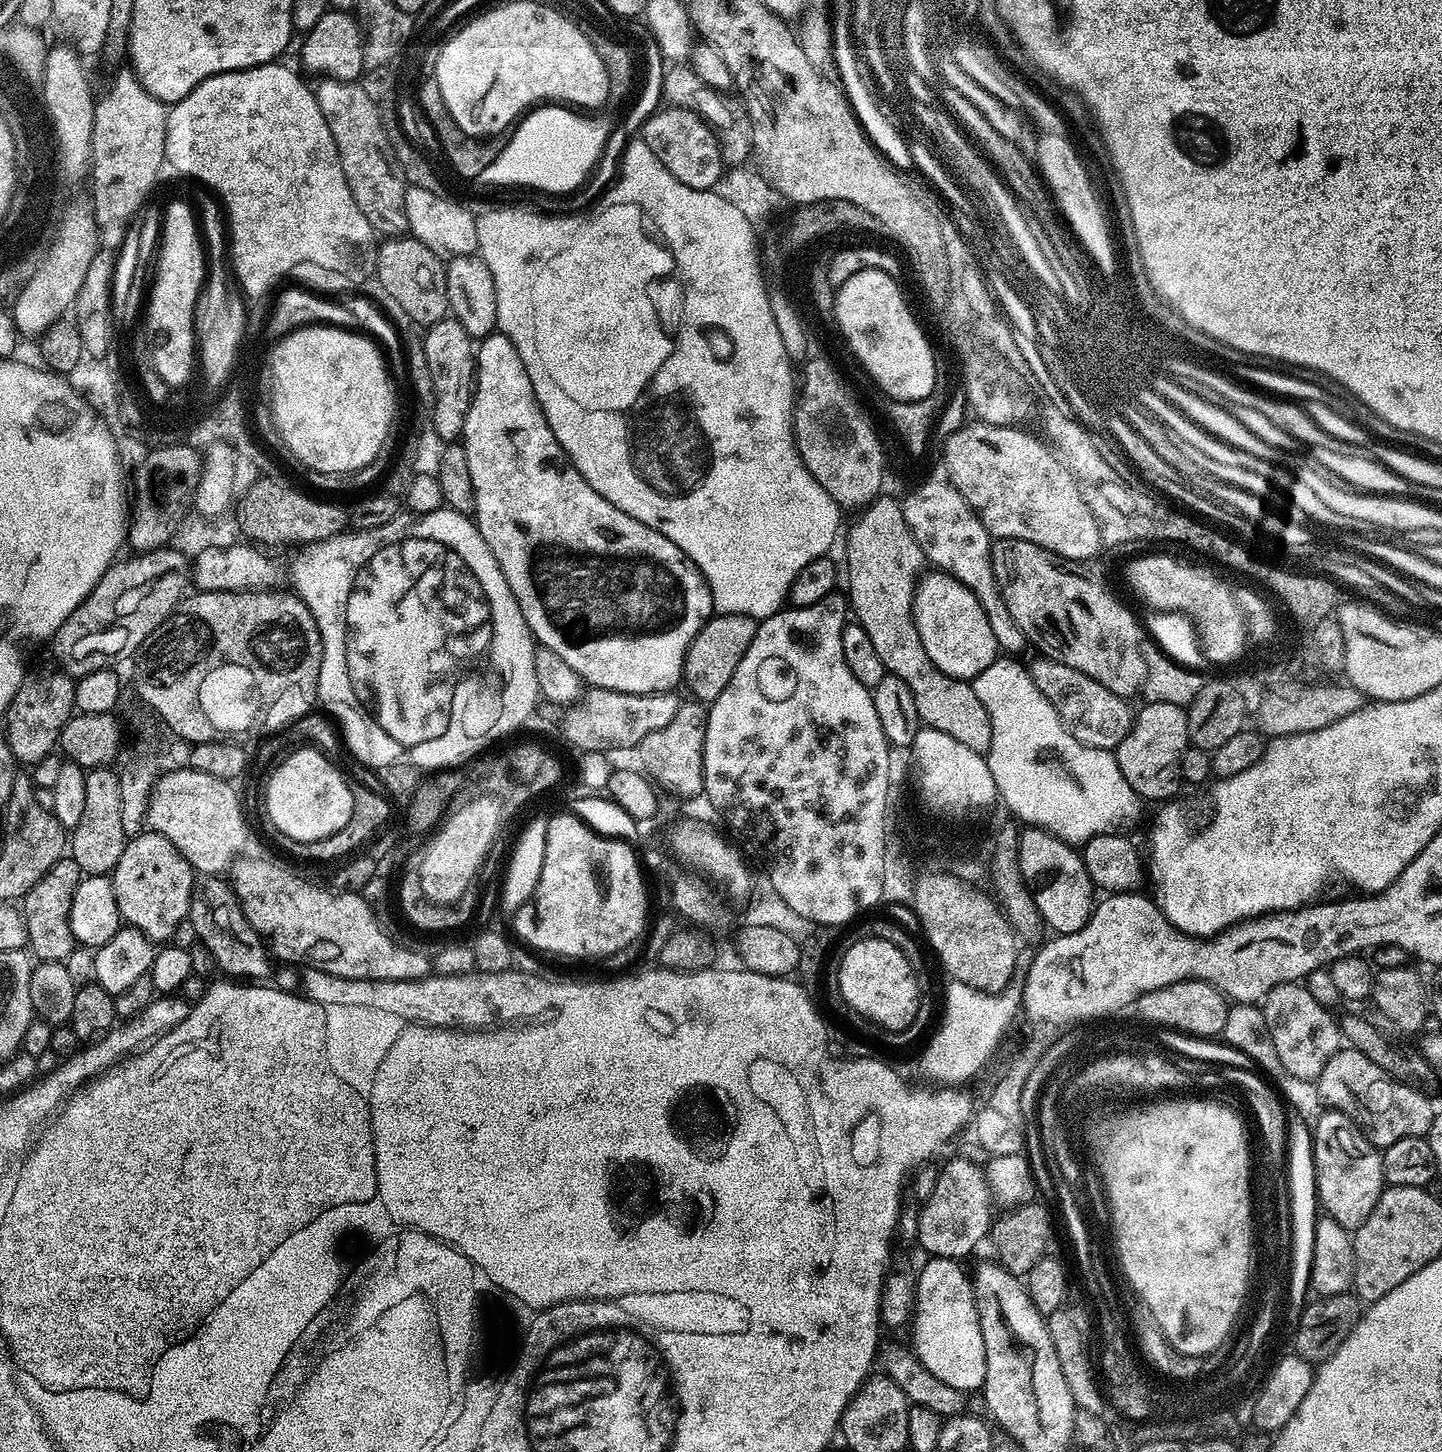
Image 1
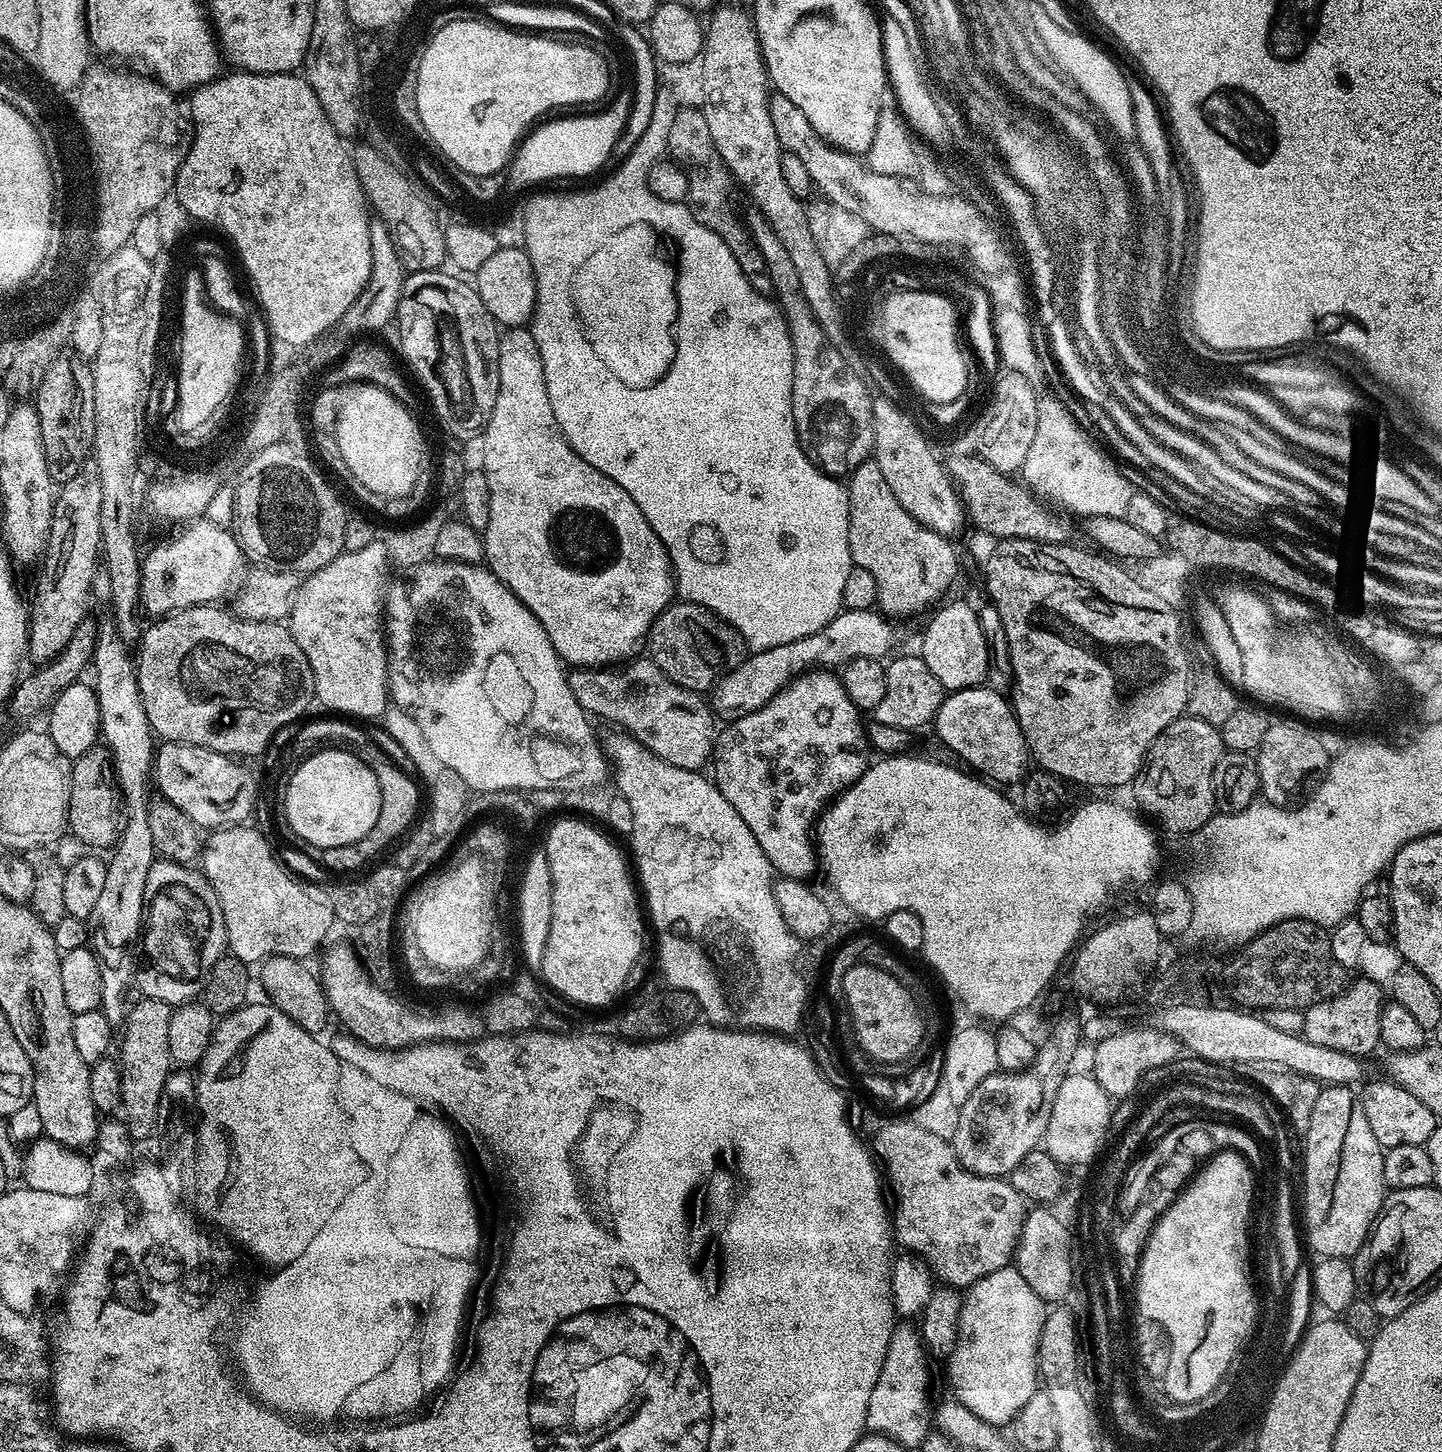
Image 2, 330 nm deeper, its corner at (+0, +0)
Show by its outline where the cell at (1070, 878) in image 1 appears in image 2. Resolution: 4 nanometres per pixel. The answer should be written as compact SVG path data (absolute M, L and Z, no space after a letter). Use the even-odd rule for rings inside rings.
M987 686L949 691L936 715L935 728L940 735L937 736L939 743L950 746L955 753L960 754L963 763L973 773L1000 786L1019 785L1024 777L1029 775L1028 743L1022 734L1022 726L1018 722L1013 705L1005 693L995 692Z

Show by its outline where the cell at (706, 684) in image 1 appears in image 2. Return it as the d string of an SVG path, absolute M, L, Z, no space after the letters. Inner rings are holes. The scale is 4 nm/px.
M687 602L669 604L654 621L648 632L646 652L666 674L666 678L701 694L707 693L707 688L709 691L721 674L736 669L746 659L746 645L737 628L731 628L725 620L701 604Z

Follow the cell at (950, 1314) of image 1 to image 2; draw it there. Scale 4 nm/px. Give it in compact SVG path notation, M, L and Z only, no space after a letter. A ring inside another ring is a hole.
M1015 1266L994 1270L994 1274L986 1274L986 1278L968 1287L963 1293L956 1347L946 1360L948 1380L956 1391L955 1399L988 1424L1011 1425L1020 1413L1020 1408L1026 1406L1026 1402L1030 1402L1038 1390L1036 1355L1045 1315L1046 1301L1030 1290L1026 1278L1018 1274Z

